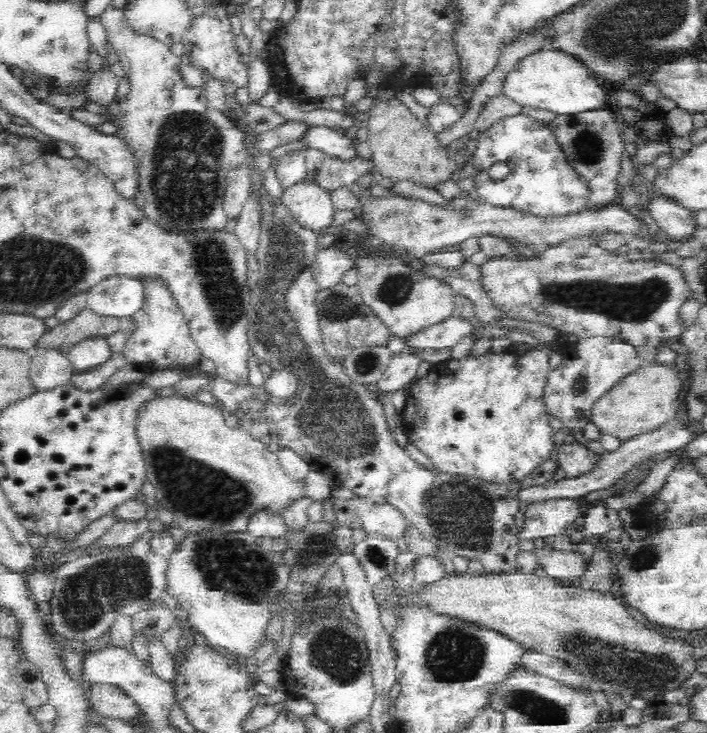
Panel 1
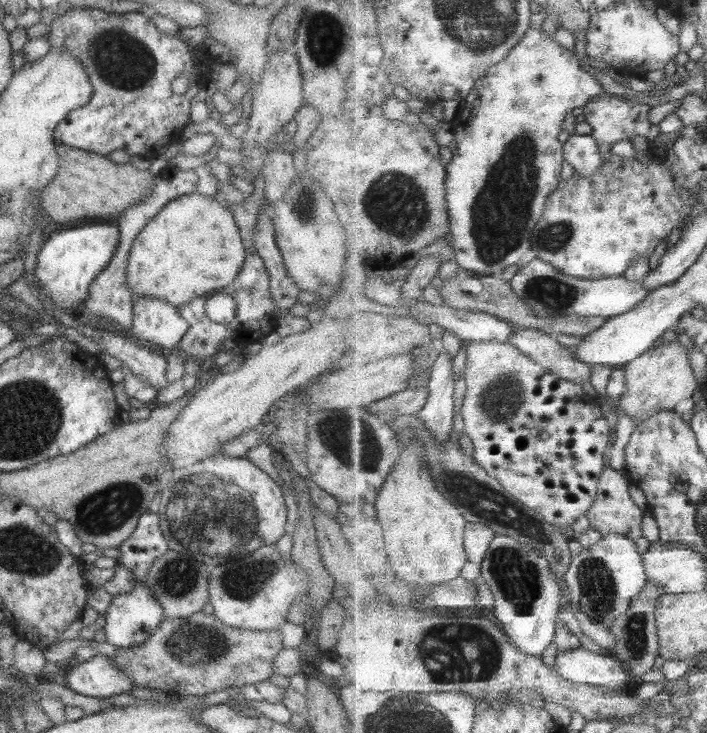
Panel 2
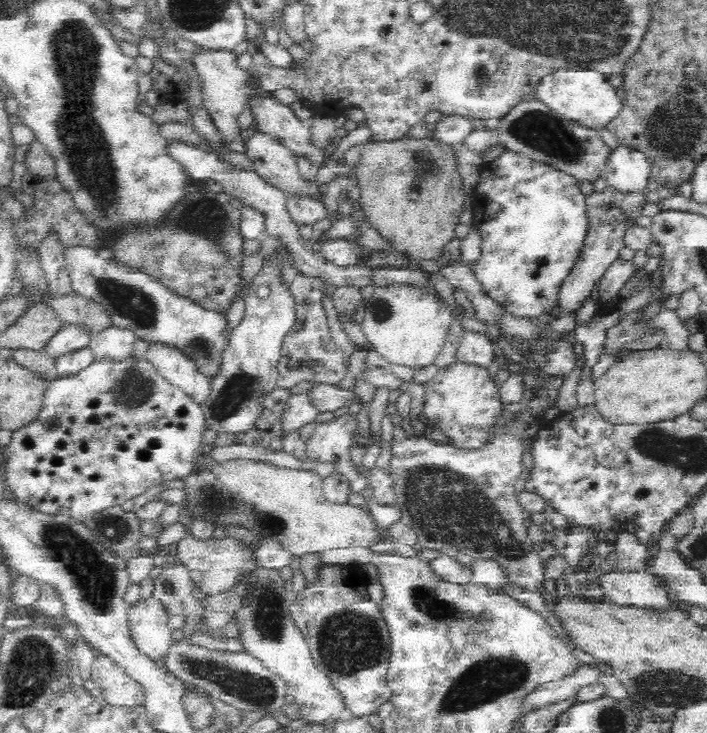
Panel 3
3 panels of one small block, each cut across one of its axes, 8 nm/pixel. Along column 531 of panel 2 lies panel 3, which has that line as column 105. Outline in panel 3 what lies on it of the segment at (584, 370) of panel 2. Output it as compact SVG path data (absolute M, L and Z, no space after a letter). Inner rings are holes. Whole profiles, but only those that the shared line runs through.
M110 326L99 334L93 334L89 348L95 360L125 360L133 351L136 336L128 329Z

